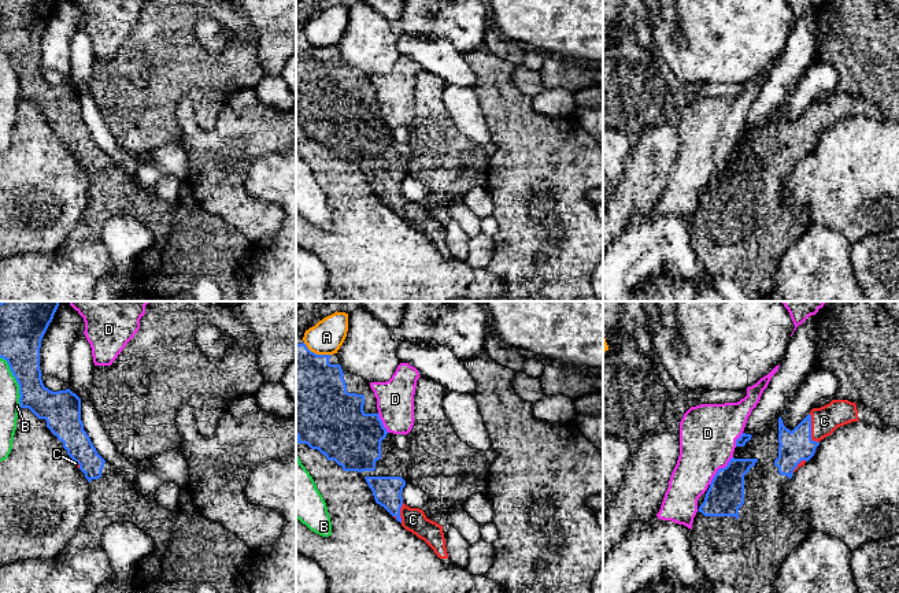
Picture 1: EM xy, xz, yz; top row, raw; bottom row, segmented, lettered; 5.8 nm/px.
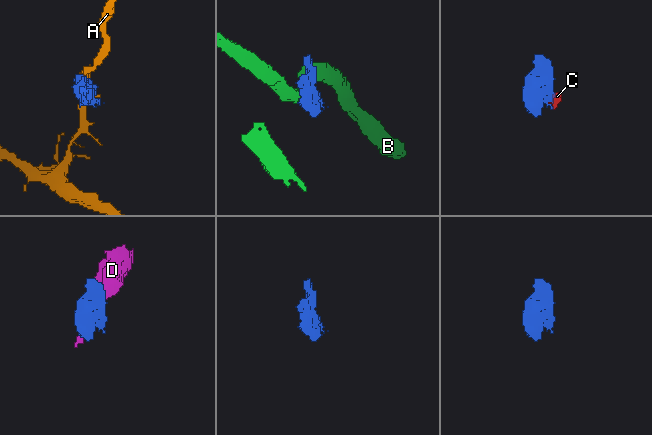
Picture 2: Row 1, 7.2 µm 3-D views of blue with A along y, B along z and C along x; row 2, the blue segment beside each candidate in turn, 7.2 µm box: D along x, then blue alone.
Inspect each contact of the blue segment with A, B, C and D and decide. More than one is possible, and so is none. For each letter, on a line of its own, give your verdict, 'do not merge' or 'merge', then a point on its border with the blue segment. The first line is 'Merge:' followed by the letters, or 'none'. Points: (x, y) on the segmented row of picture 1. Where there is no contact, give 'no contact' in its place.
Merge: C
A: do not merge | xz (315, 354)
B: do not merge | xy (17, 381)
C: merge | yz (810, 430)
D: do not merge | yz (720, 469)

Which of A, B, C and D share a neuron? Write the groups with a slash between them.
A / B / C / D

